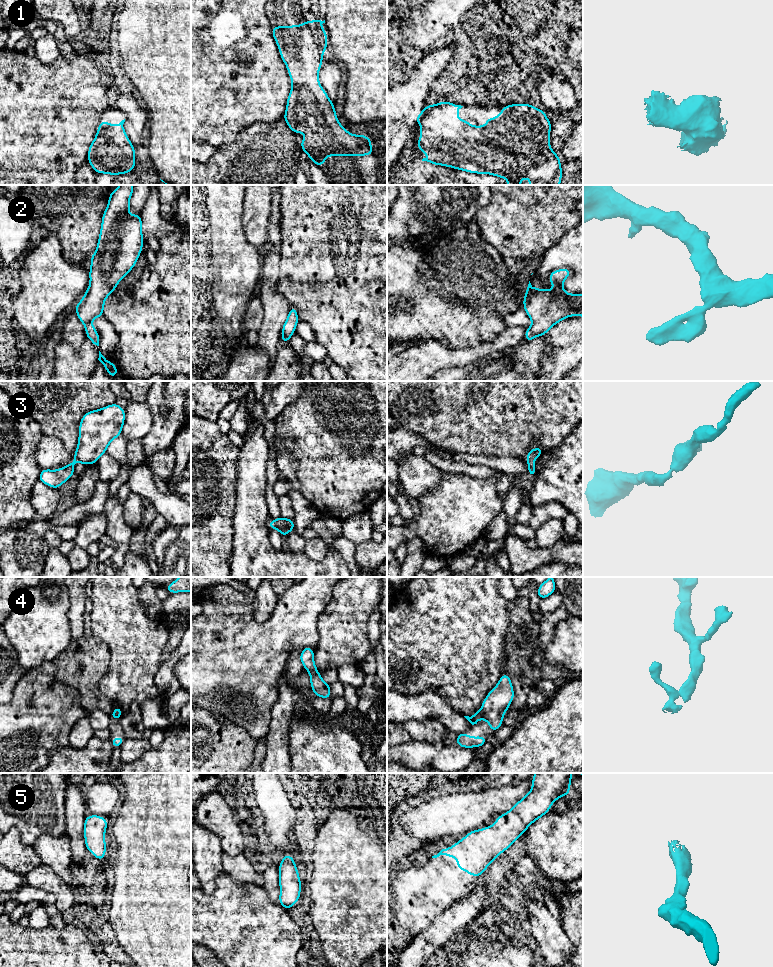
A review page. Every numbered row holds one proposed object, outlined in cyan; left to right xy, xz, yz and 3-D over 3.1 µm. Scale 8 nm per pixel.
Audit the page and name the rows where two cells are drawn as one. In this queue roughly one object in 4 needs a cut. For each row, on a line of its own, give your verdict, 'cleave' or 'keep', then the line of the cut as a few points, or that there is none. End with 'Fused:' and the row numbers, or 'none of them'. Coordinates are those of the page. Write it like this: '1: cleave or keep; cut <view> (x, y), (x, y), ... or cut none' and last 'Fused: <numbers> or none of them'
1: keep; cut none
2: keep; cut none
3: keep; cut none
4: keep; cut none
5: keep; cut none
Fused: none of them

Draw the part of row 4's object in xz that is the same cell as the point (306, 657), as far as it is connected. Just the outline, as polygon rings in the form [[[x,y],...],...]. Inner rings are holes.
[[[310,647],[302,648],[299,656],[305,670],[310,673],[310,685],[315,696],[331,699],[330,684],[326,683],[320,676],[314,662],[314,649]]]

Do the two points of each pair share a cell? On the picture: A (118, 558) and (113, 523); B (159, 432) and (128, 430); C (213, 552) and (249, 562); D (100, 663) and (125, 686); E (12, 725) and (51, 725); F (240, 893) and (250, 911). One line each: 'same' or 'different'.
A: same
B: different
C: different
D: different
E: same
F: same

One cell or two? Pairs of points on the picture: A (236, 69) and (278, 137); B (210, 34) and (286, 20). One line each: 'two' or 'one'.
A: two
B: two

